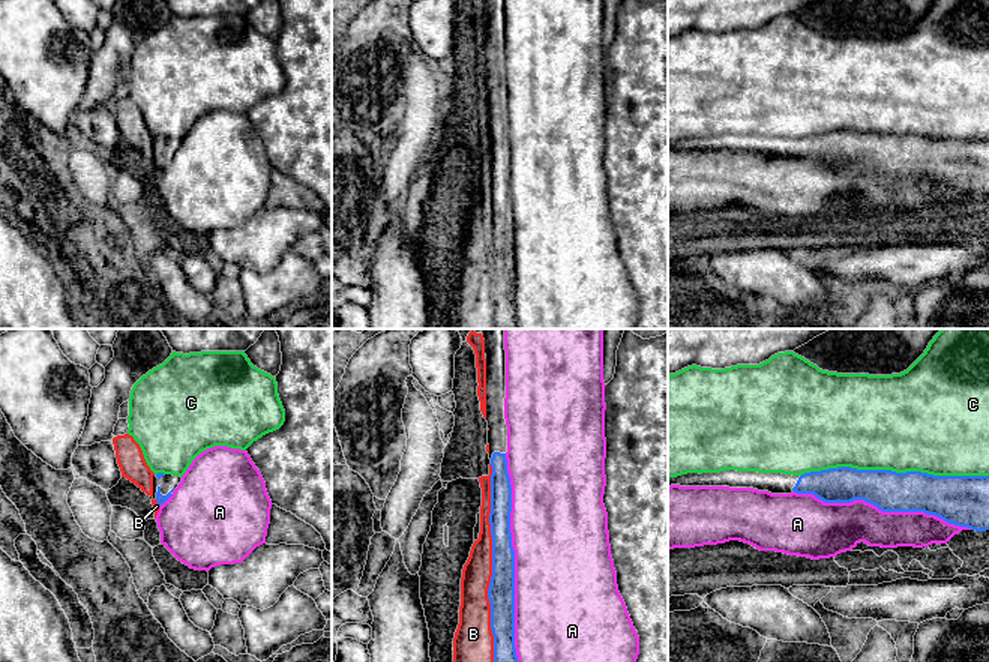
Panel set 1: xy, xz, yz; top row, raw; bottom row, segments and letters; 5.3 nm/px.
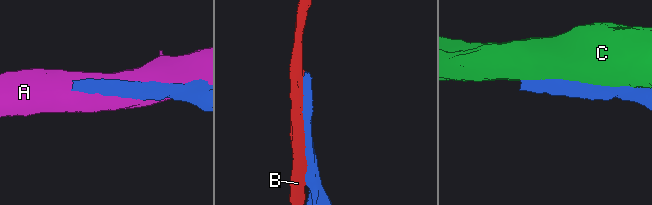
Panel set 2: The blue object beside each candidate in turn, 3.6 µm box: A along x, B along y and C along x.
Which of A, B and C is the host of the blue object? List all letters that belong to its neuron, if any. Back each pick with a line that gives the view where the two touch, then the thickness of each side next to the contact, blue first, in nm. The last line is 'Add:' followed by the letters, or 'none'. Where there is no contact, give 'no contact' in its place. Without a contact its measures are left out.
Add: none

